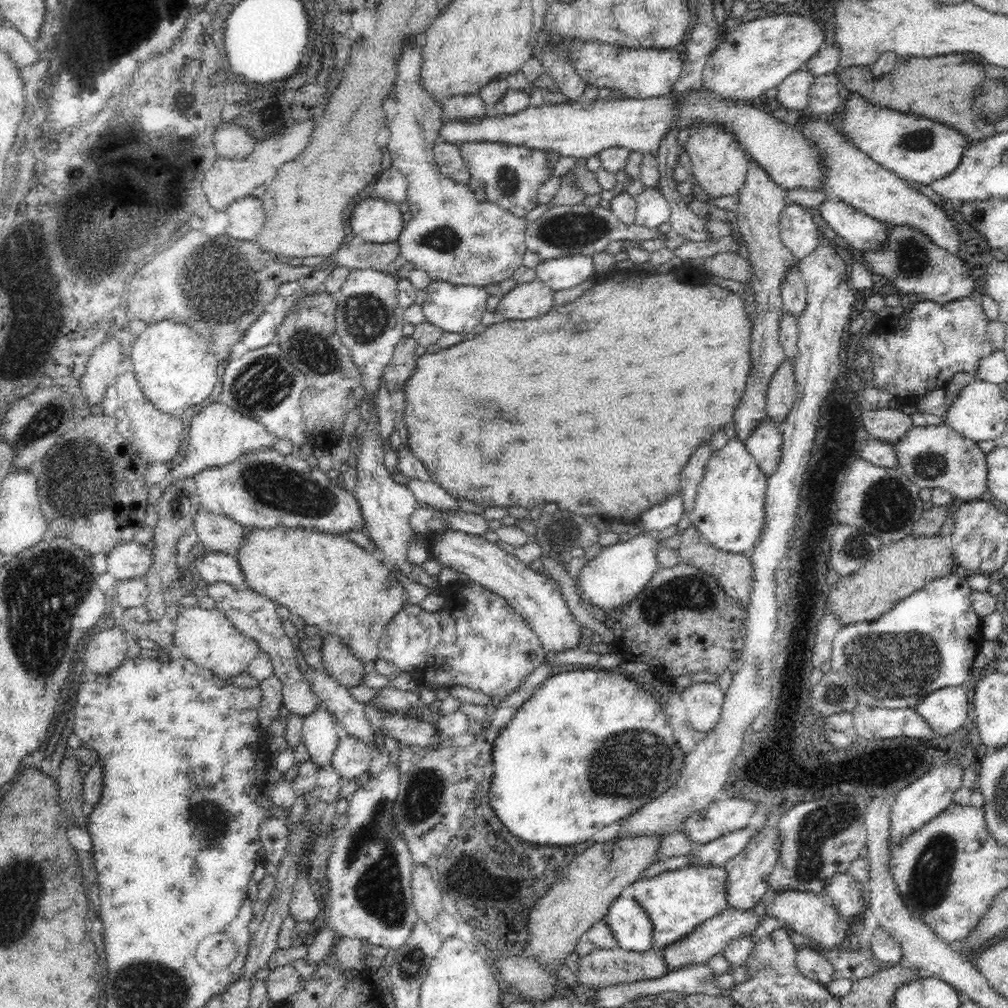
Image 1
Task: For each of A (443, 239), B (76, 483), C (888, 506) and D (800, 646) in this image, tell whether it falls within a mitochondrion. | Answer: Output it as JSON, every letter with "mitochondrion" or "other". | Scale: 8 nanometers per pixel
{"A":"mitochondrion","B":"mitochondrion","C":"mitochondrion","D":"other"}

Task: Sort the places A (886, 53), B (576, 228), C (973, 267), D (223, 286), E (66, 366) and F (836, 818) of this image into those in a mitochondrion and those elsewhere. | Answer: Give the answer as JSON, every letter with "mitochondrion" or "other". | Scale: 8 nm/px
{"A":"other","B":"mitochondrion","C":"other","D":"mitochondrion","E":"other","F":"mitochondrion"}

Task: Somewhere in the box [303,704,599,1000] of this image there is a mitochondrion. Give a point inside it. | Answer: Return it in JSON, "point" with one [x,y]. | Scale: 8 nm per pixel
{"point":[378,886]}

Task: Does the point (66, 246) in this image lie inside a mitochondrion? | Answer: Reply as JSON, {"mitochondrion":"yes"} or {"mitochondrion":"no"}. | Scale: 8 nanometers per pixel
{"mitochondrion":"yes"}

